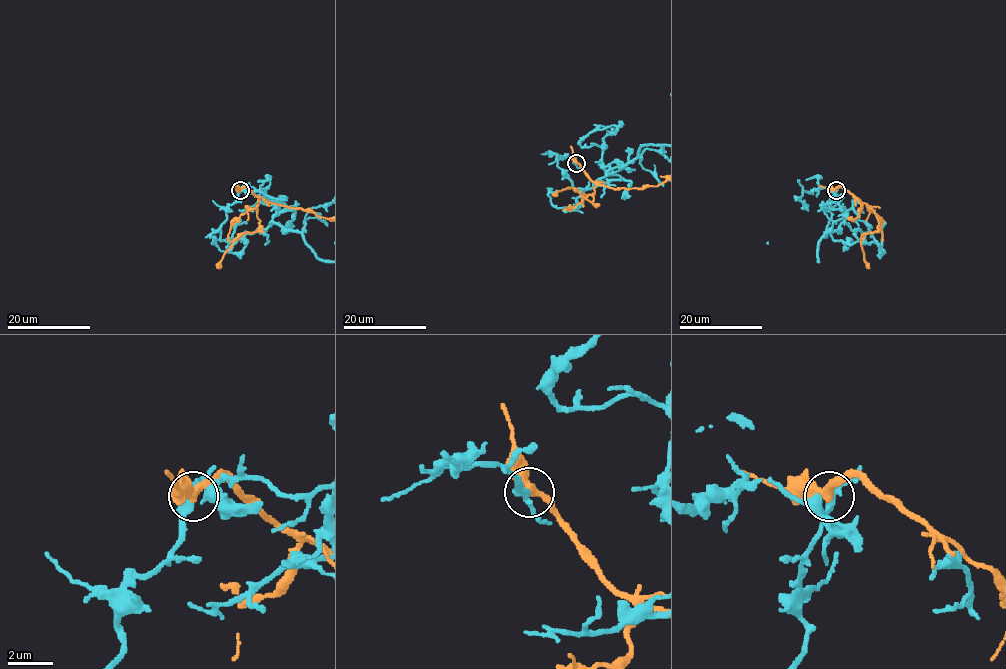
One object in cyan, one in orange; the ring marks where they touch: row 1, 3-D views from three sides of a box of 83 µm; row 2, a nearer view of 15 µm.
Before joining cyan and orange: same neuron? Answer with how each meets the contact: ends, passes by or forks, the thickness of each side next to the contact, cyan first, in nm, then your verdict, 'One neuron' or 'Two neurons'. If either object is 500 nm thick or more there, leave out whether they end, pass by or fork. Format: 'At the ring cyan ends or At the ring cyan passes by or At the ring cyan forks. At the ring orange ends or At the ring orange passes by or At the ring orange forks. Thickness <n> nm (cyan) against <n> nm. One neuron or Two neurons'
At the ring cyan passes by. At the ring orange passes by. Thickness 300 nm (cyan) against 400 nm. Two neurons

